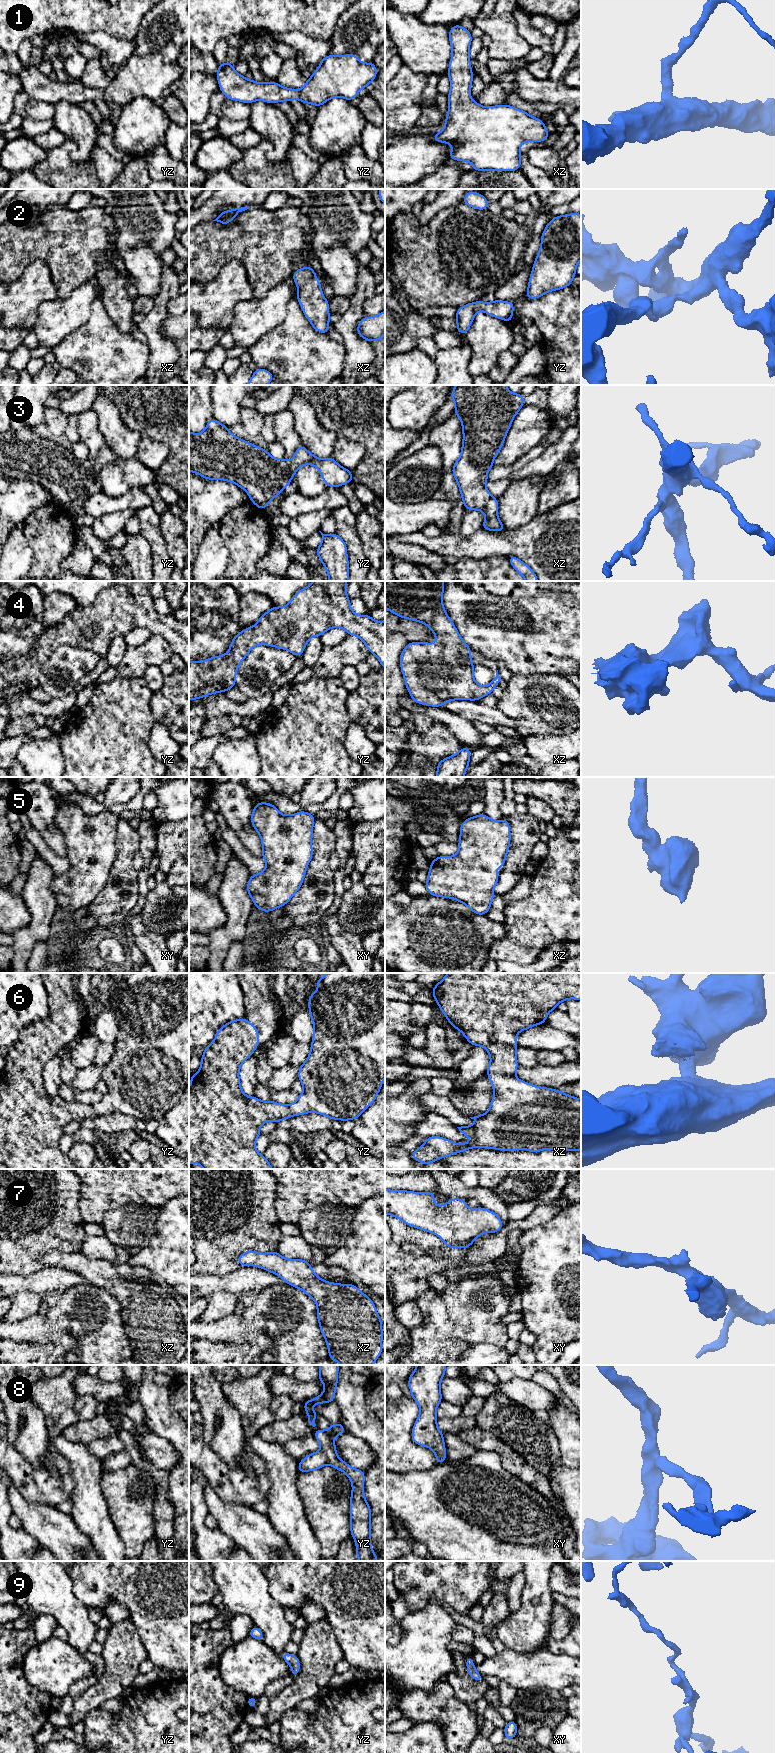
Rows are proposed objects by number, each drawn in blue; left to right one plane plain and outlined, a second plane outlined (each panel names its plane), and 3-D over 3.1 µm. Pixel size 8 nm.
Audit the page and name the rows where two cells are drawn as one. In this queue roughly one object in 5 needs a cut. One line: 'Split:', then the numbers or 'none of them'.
Split: none of them

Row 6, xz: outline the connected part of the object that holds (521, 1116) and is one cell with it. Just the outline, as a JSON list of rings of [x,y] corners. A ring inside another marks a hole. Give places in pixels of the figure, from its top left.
[[[448,973],[432,987],[432,994],[451,1026],[461,1031],[470,1044],[486,1048],[491,1058],[487,1076],[494,1096],[488,1112],[470,1117],[475,1120],[473,1126],[457,1127],[462,1134],[473,1138],[471,1142],[456,1144],[440,1136],[427,1137],[425,1143],[411,1153],[411,1157],[427,1165],[443,1157],[478,1147],[501,1151],[525,1149],[534,1153],[543,1149],[581,1152],[581,1099],[560,1090],[532,1085],[515,1077],[518,1067],[516,1034],[538,1024],[545,1024],[548,1013],[556,1009],[560,1002],[570,998],[580,1000],[581,973]]]

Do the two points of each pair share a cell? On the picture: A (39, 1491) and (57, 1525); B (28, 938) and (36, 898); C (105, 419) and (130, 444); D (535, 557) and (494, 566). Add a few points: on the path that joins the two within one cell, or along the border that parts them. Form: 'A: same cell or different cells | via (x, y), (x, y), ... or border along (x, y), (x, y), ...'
A: different cells | border along (24, 1497), (29, 1501), (55, 1507)
B: same cell | via (37, 928), (37, 908)
C: same cell | via (113, 420), (129, 436)
D: different cells | border along (506, 556), (489, 555), (483, 558)

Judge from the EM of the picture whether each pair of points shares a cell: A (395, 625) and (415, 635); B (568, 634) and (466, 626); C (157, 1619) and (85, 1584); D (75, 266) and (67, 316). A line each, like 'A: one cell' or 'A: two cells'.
A: one cell
B: one cell
C: one cell
D: two cells

